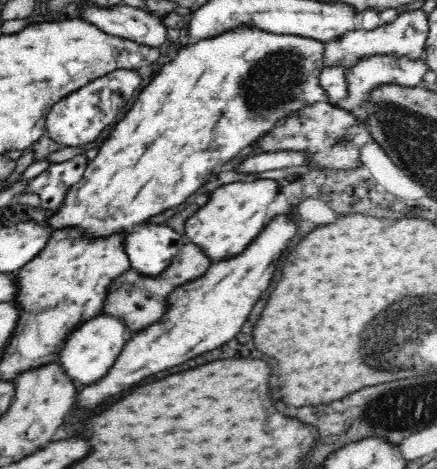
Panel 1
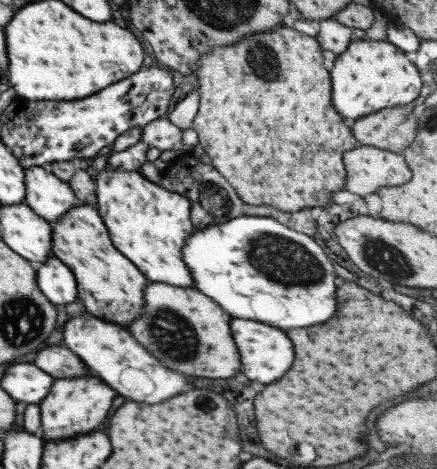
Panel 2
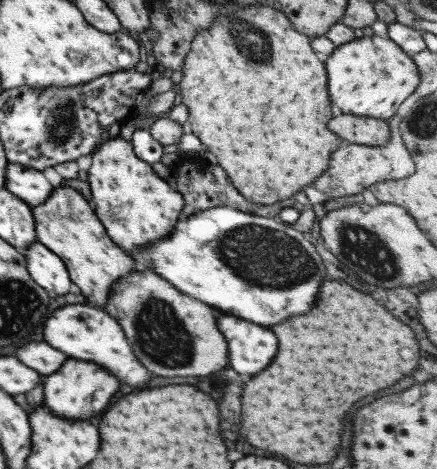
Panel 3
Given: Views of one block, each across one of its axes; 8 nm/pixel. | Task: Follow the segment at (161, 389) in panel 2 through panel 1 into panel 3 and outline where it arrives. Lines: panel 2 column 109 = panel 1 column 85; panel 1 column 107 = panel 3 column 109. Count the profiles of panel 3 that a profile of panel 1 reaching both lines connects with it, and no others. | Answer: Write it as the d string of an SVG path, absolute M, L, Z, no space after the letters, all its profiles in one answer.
M70 304L59 308L46 320L44 338L50 346L58 349L70 358L78 358L84 362L94 362L100 368L108 370L122 384L134 388L146 388L152 374L138 362L132 352L132 345L122 330L118 321L108 315L104 309L90 307L87 304Z

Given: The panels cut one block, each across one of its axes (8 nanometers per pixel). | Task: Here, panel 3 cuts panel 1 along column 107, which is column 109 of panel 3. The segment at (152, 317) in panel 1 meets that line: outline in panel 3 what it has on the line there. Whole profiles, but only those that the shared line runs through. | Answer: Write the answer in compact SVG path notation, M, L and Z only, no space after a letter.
M136 270L130 276L116 280L110 286L110 296L104 306L105 312L114 317L122 327L134 354L140 354L138 360L158 376L208 376L216 370L226 368L228 362L228 342L218 329L218 310L204 304L192 296L176 289L164 277L146 270Z

